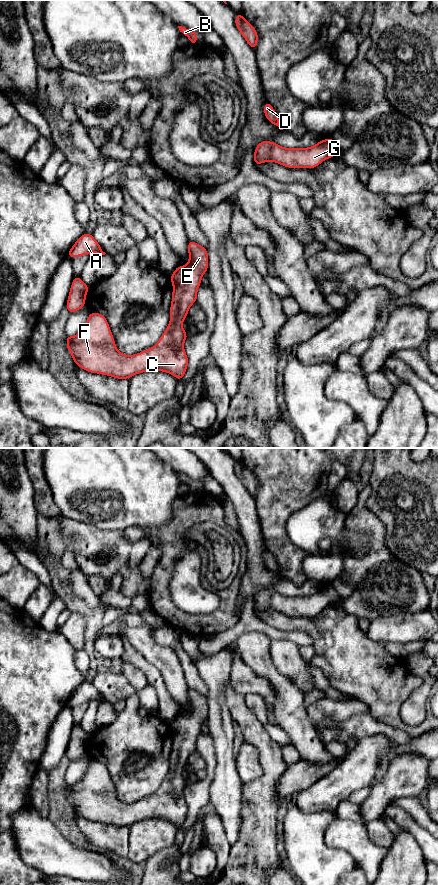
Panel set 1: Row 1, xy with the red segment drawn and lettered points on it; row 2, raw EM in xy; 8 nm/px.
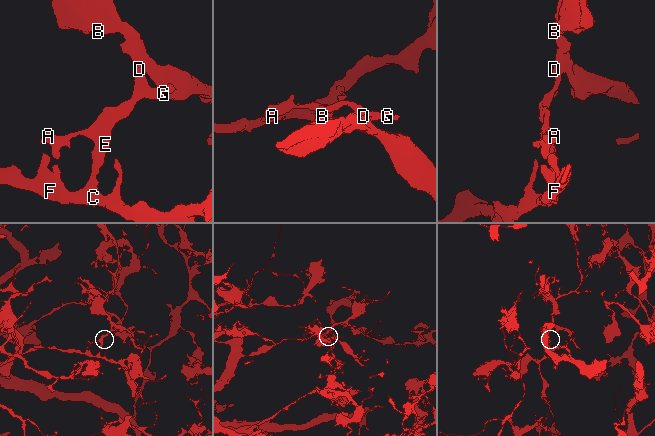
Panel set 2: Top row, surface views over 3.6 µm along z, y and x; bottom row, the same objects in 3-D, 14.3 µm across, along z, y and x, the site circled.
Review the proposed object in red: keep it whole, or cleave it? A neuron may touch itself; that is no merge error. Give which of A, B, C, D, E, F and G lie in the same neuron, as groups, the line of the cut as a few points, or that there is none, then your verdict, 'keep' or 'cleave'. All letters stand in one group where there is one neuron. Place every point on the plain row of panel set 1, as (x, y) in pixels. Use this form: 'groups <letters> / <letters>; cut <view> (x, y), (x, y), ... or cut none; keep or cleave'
groups A B C D E F G; cut none; keep

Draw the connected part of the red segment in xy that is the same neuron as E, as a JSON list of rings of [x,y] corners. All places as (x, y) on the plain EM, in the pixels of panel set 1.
[[[188,689],[188,700],[188,711],[177,714],[170,724],[173,732],[170,771],[157,792],[135,803],[122,802],[116,797],[107,767],[92,760],[77,783],[66,783],[67,796],[75,813],[117,827],[129,827],[142,820],[163,819],[180,829],[188,814],[183,794],[188,784],[182,773],[189,756],[197,748],[197,738],[208,716],[207,697]]]

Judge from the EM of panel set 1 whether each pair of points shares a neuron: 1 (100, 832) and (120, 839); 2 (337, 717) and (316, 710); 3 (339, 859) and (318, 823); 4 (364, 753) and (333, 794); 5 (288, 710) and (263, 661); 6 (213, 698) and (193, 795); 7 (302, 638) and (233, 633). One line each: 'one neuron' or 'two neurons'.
1: one neuron
2: one neuron
3: one neuron
4: one neuron
5: one neuron
6: two neurons
7: one neuron

